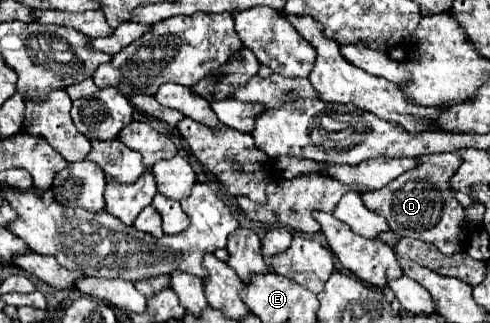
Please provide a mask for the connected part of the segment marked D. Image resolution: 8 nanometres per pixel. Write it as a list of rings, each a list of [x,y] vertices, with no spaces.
[[[458,152],[438,154],[438,156],[420,156],[414,168],[410,168],[390,184],[386,184],[386,188],[364,192],[362,202],[372,212],[378,212],[380,216],[384,216],[390,228],[398,236],[418,238],[422,242],[434,244],[444,254],[454,254],[464,248],[464,242],[462,242],[464,236],[460,236],[460,228],[464,224],[464,210],[458,204],[458,200],[454,200],[454,196],[450,194],[448,180],[458,170],[460,162],[462,160]]]

